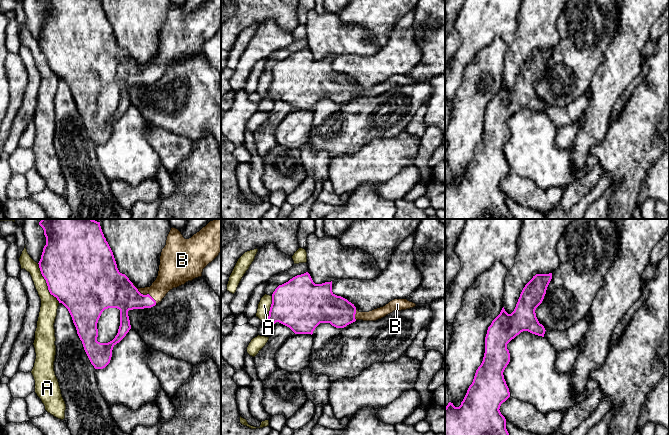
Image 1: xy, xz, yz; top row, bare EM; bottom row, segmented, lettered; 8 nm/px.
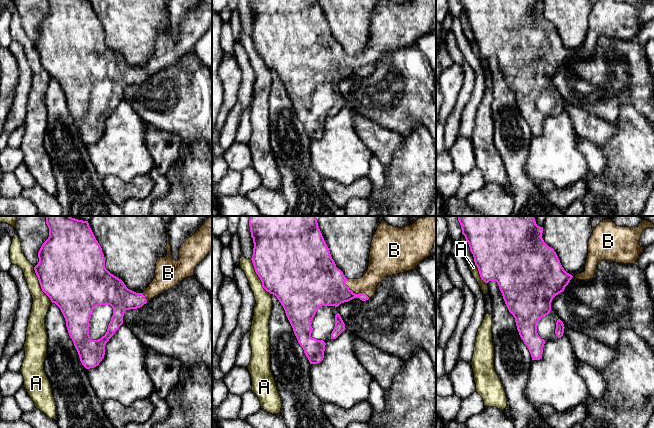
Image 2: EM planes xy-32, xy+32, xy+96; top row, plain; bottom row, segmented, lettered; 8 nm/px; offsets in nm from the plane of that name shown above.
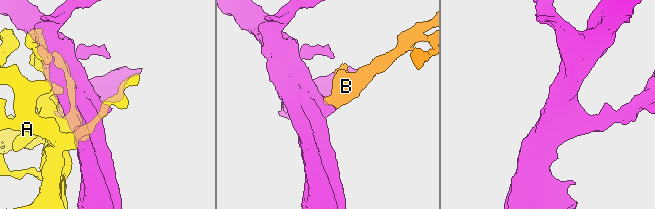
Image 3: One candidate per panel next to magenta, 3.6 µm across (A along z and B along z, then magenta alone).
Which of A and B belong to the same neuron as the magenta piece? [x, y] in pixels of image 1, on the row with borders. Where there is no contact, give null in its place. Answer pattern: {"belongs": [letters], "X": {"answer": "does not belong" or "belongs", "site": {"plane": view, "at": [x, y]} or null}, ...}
{"belongs": ["B"], "A": {"answer": "does not belong", "site": {"plane": "xy", "at": [46, 282]}}, "B": {"answer": "belongs", "site": {"plane": "xy", "at": [144, 295]}}}

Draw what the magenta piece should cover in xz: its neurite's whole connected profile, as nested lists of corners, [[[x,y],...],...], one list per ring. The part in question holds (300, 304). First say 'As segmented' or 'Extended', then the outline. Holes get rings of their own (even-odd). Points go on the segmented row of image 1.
Extended. [[[308,272],[279,285],[272,294],[266,322],[279,322],[295,334],[313,334],[320,323],[344,328],[356,320],[376,321],[392,313],[415,307],[407,299],[394,299],[383,307],[359,312],[354,304],[332,292],[332,281],[315,284]]]

